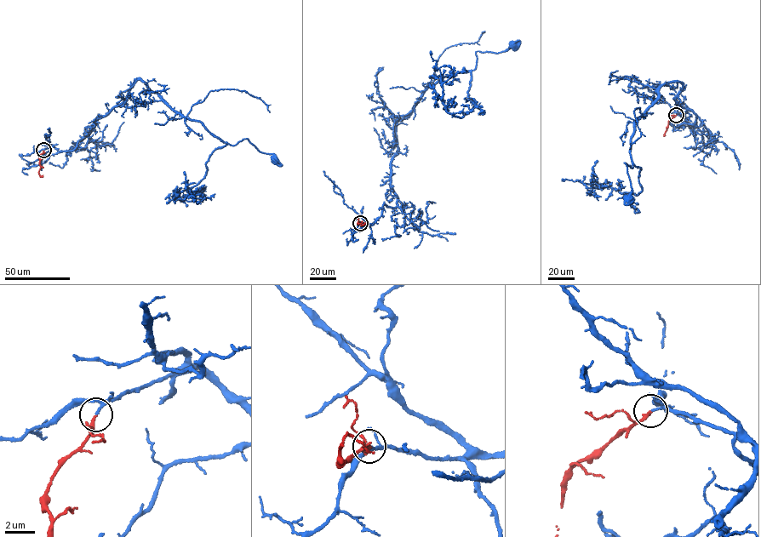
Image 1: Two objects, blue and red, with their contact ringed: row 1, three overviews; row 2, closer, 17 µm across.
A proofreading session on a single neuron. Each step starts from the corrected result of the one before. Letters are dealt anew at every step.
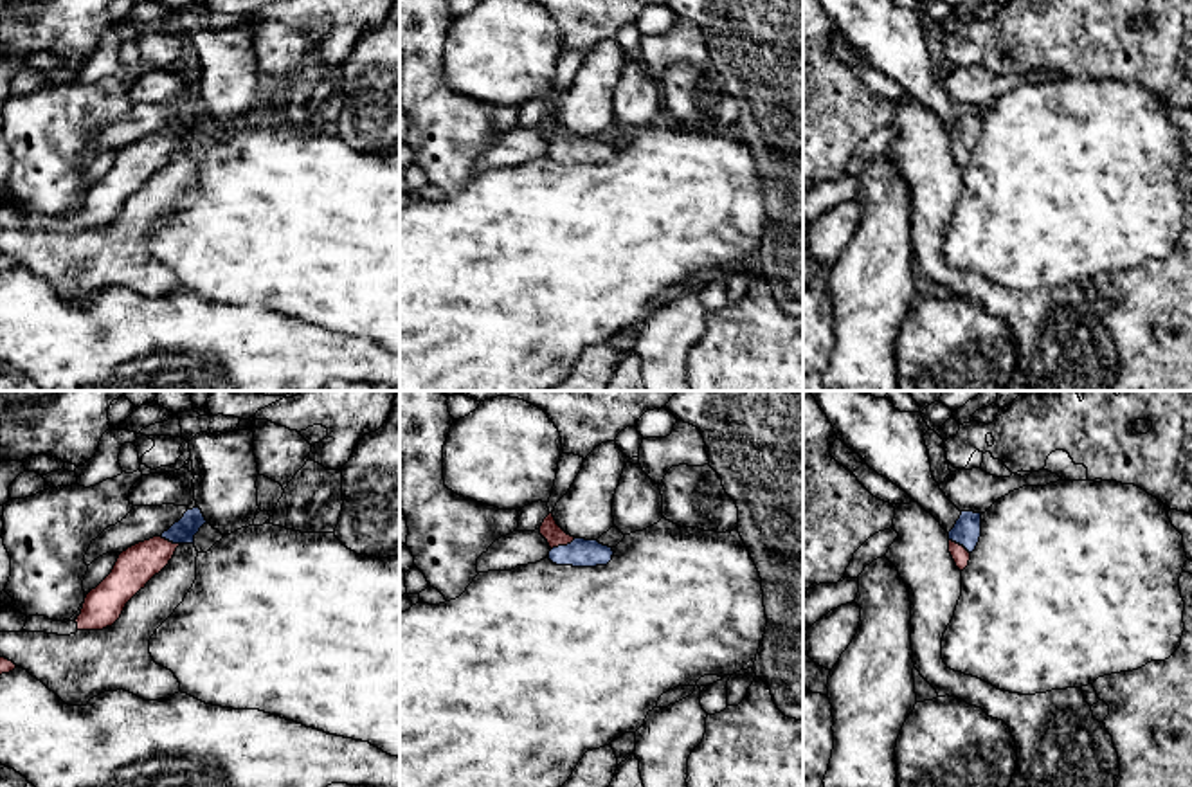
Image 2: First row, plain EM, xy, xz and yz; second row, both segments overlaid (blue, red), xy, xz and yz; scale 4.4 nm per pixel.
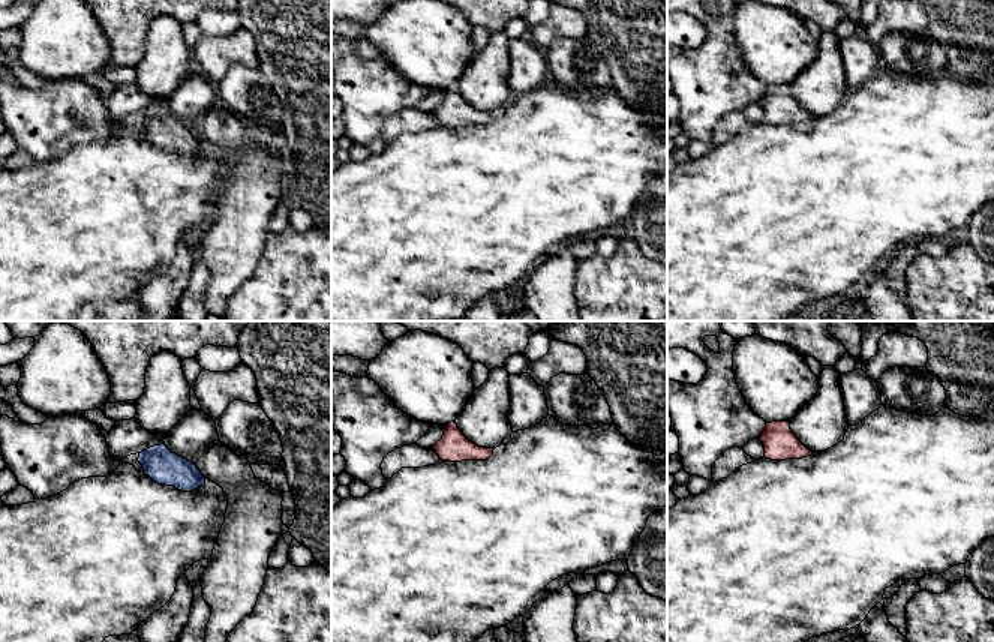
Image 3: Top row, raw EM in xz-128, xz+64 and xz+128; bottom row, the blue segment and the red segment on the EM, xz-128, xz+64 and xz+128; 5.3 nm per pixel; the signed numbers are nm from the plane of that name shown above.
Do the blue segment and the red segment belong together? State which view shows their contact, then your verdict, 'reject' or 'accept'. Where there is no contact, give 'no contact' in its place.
meets blue in xz; accept

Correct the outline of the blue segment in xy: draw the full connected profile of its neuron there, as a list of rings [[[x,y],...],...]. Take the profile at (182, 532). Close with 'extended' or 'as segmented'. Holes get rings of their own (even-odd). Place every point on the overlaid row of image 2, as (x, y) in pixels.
[[[187,510],[160,537],[139,542],[122,551],[112,573],[92,589],[77,616],[77,630],[103,630],[112,627],[122,614],[126,603],[146,587],[173,558],[180,544],[194,544],[194,535],[207,524],[202,510]]]; extended

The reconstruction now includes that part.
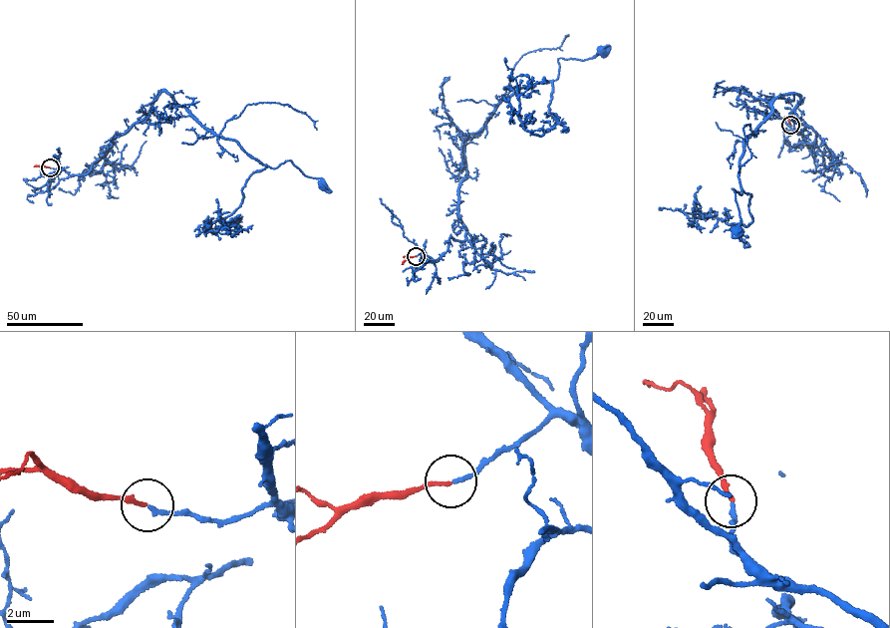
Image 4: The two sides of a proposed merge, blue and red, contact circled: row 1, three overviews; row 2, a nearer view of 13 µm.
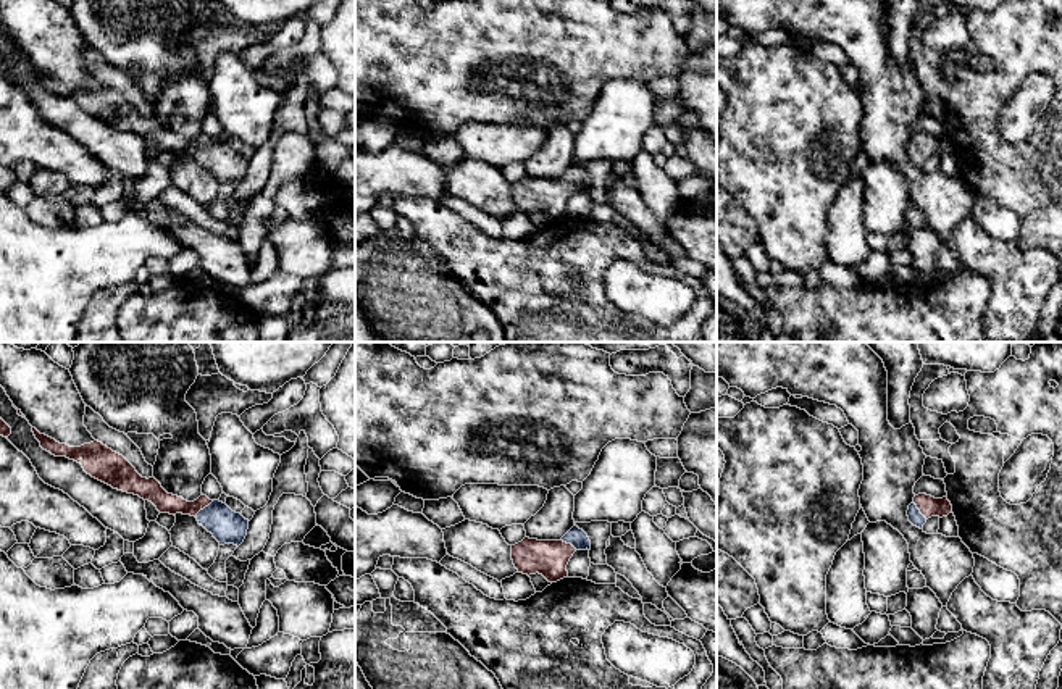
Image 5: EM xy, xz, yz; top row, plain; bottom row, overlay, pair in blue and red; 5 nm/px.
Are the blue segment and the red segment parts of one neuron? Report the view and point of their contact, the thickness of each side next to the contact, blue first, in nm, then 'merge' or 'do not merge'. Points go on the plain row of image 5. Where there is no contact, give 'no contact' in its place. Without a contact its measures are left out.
meets blue in xy at (205, 146); 160 nm thick on the blue side, 100 nm on the other; merge

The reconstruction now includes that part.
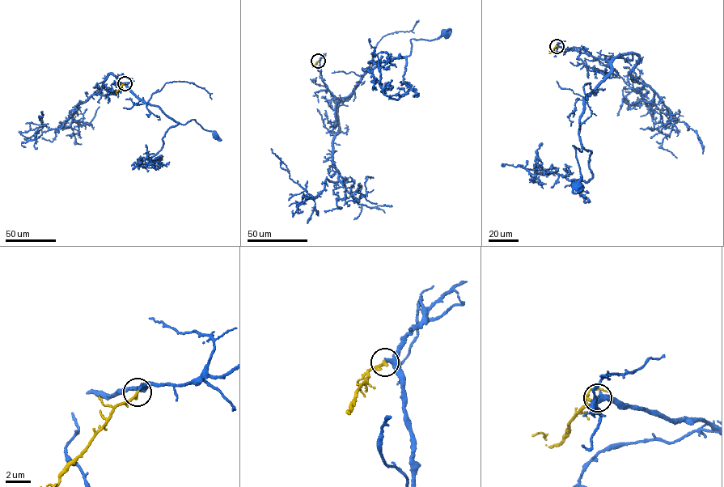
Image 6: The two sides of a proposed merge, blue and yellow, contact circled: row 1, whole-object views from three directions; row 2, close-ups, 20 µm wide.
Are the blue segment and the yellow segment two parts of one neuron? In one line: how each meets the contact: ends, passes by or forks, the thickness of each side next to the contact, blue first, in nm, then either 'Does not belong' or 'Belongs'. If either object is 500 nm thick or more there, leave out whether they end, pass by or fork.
At the ring blue ends. At the ring yellow ends. Thickness 240 nm (blue) against 280 nm. Belongs

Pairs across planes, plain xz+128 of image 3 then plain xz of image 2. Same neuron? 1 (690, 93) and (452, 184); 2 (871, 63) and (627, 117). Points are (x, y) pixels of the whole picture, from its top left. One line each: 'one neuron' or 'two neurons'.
1: one neuron
2: one neuron

